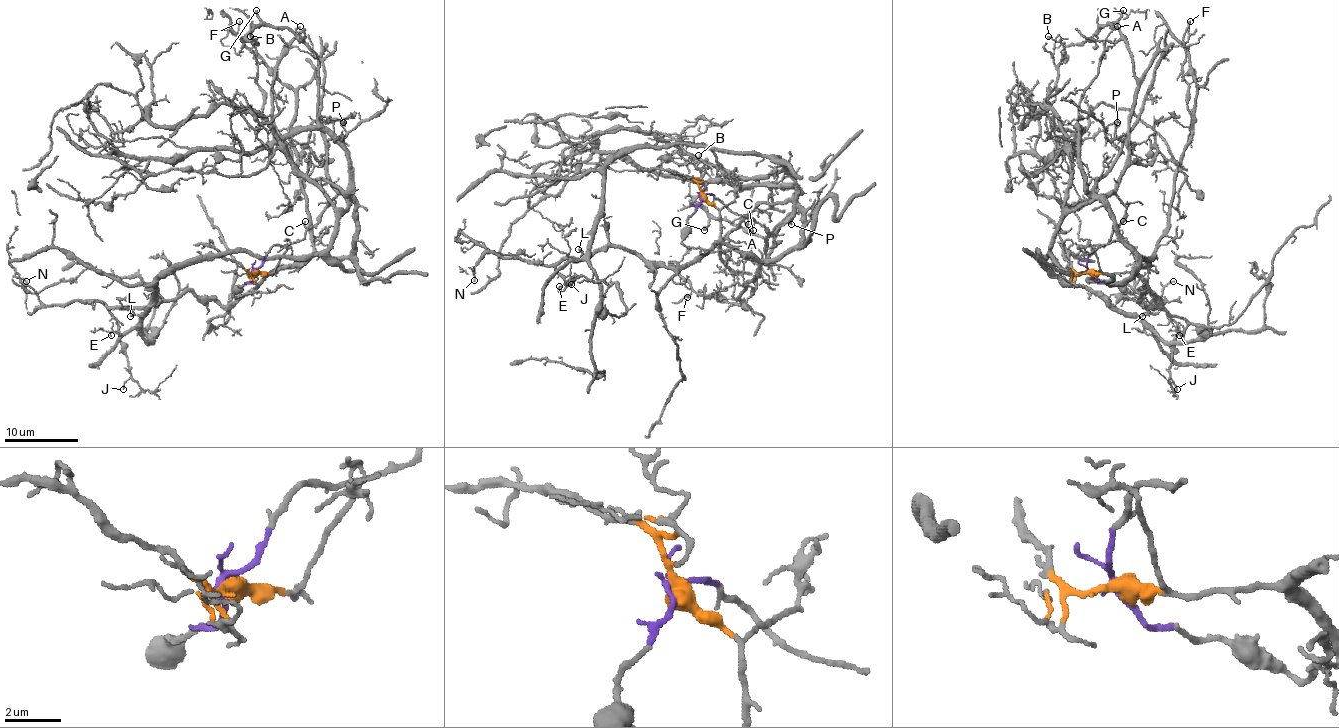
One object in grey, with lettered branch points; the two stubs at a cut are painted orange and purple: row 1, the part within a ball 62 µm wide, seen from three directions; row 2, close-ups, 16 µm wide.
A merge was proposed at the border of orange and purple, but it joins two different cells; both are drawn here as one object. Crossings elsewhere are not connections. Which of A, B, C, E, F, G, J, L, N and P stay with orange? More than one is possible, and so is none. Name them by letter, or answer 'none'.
E, F, J, L, N

